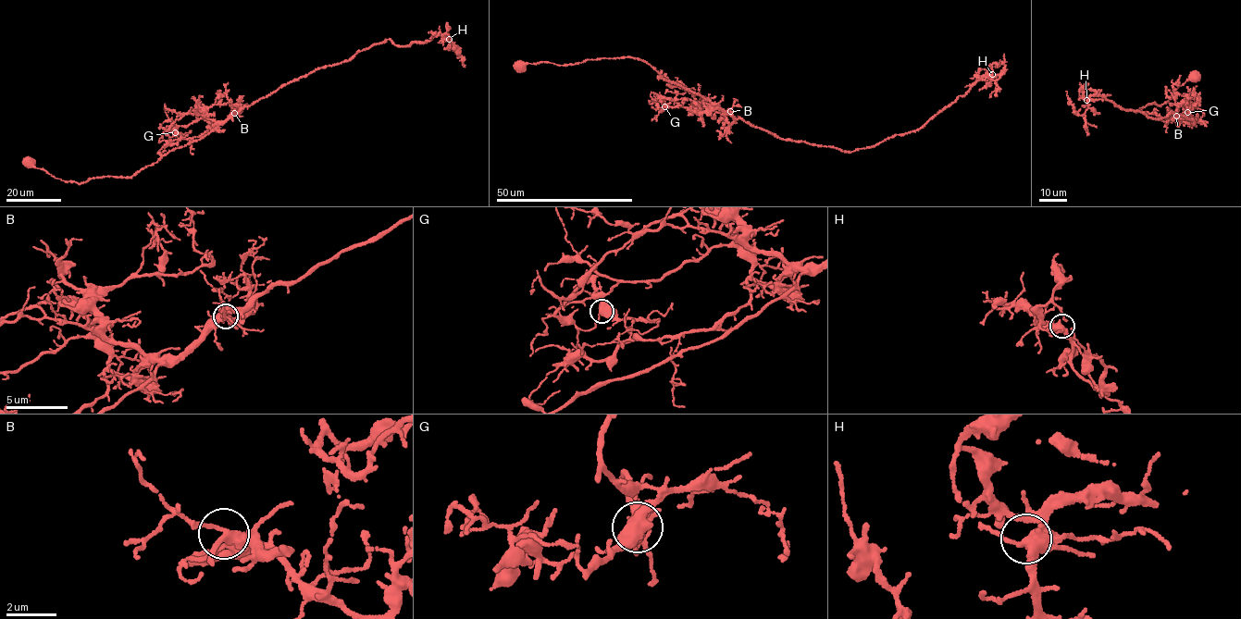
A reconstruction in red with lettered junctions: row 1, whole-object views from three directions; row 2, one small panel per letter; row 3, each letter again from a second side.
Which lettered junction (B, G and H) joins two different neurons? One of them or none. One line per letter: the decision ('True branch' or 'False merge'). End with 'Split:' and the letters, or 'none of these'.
B: True branch
G: False merge
H: True branch
Split: G

